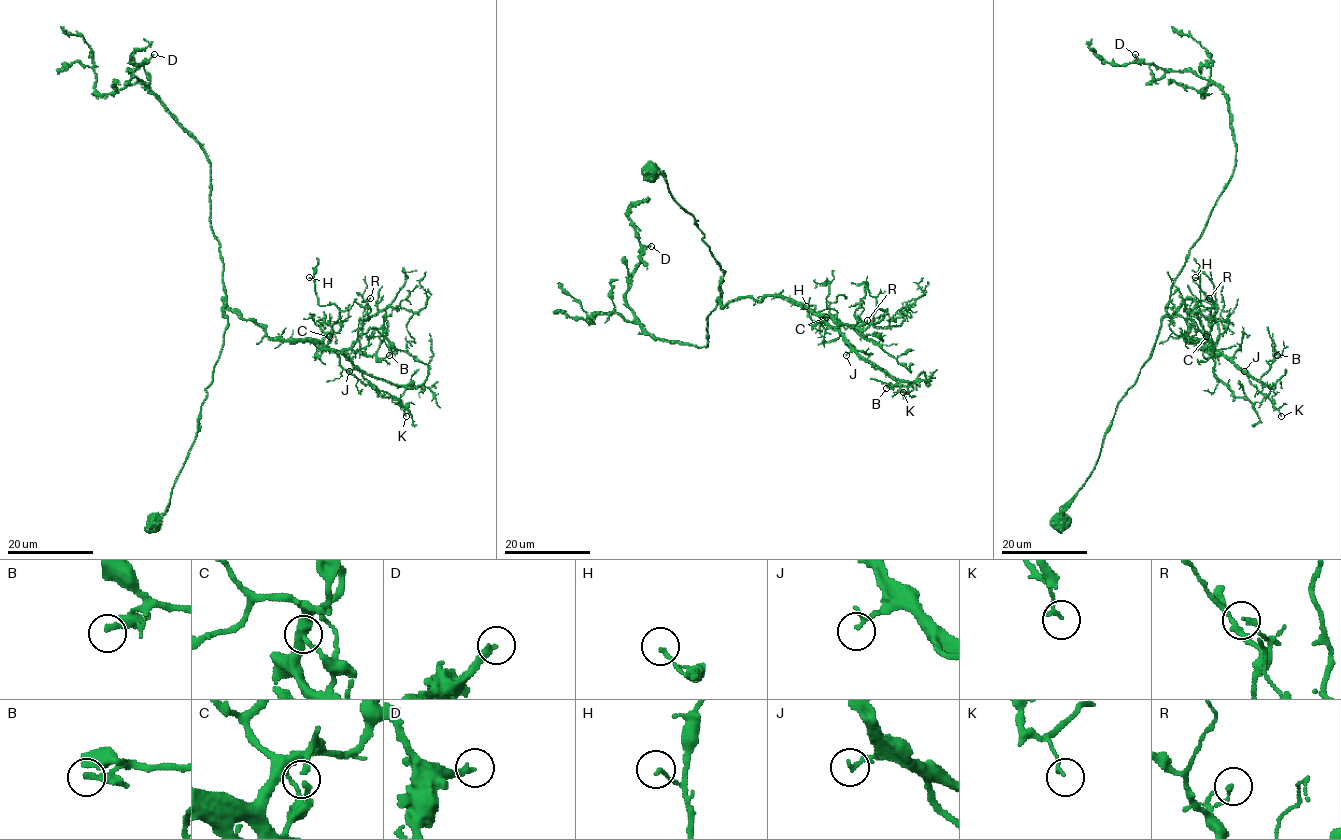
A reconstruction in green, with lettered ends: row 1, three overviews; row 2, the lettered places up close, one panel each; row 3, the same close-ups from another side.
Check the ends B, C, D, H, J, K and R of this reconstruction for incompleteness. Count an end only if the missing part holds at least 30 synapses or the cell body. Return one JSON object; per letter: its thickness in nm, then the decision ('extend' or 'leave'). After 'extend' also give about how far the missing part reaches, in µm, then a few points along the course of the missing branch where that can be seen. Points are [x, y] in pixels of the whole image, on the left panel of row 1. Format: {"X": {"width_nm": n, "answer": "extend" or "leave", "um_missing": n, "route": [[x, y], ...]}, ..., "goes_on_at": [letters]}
{"B": {"width_nm": 300, "answer": "leave"}, "C": {"width_nm": 170, "answer": "leave"}, "D": {"width_nm": 240, "answer": "extend", "um_missing": 15, "route": [[154, 54], [158, 51], [164, 60], [170, 61]]}, "H": {"width_nm": 140, "answer": "leave"}, "J": {"width_nm": 190, "answer": "leave"}, "K": {"width_nm": 140, "answer": "leave"}, "R": {"width_nm": 160, "answer": "leave"}, "goes_on_at": ["D"]}

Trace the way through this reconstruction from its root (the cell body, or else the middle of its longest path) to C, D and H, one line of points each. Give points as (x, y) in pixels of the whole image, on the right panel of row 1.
C: (1061, 520), (1096, 463), (1117, 402), (1151, 353), (1160, 321), (1192, 299), (1185, 338), (1209, 346), (1206, 336)
D: (1061, 520), (1235, 165), (1228, 97), (1193, 72), (1165, 72), (1135, 54)
H: (1061, 520), (1160, 321), (1192, 299), (1185, 338), (1209, 332), (1195, 277)

